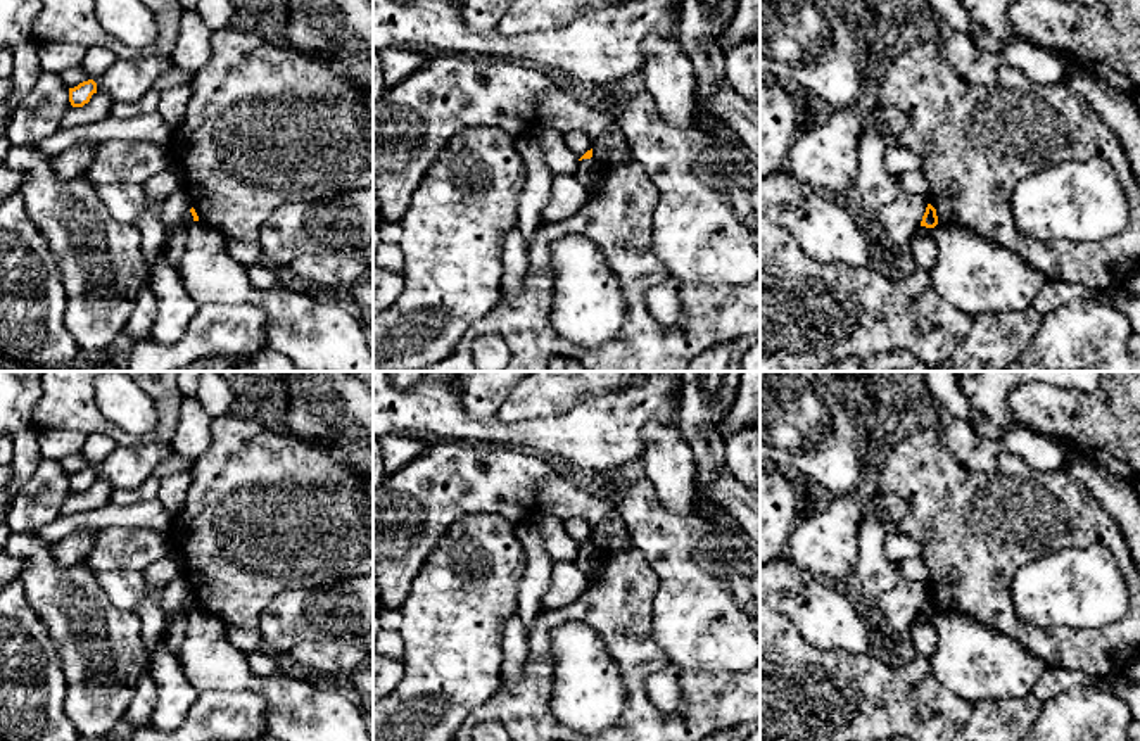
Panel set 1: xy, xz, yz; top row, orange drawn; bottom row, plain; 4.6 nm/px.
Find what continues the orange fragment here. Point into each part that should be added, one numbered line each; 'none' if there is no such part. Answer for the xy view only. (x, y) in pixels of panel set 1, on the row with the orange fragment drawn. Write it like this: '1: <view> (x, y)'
none

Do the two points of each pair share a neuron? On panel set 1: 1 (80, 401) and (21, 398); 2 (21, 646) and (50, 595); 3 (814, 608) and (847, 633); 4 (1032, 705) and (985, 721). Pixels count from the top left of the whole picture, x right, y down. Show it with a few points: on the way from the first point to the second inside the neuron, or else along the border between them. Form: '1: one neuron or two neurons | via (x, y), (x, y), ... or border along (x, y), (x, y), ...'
1: two neurons | border along (42, 389), (37, 406), (40, 427)
2: two neurons | border along (21, 581), (25, 600), (47, 629), (57, 653)
3: one neuron | via (823, 614), (838, 626)
4: one neuron | via (1019, 714), (1011, 721), (997, 721)

